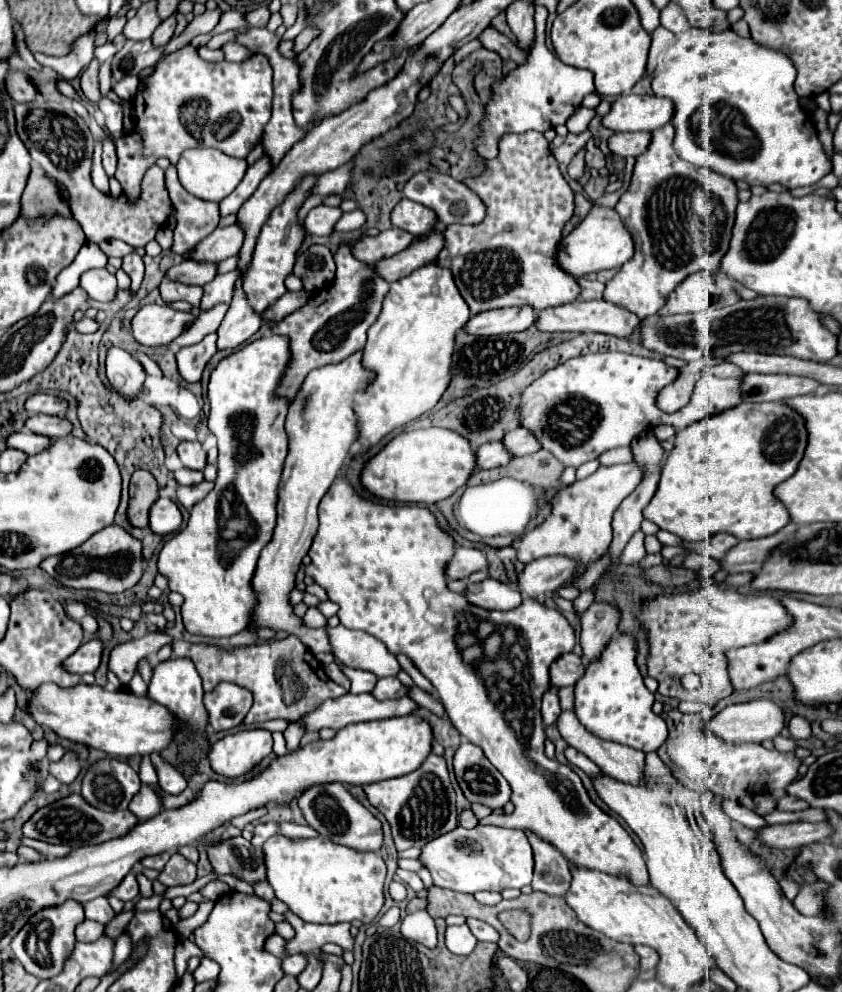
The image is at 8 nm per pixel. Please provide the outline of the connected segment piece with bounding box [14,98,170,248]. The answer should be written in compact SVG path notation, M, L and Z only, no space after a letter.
M36 98L30 104L16 104L16 132L24 146L28 148L34 162L38 162L48 176L60 180L70 192L70 208L76 220L80 222L88 242L102 240L122 240L132 248L144 248L160 226L166 224L170 212L170 198L164 186L164 170L158 166L150 166L142 178L140 196L136 200L128 200L122 192L118 198L112 194L100 192L94 188L90 180L90 156L92 156L92 134L88 130L88 122L62 102L48 102L44 98Z

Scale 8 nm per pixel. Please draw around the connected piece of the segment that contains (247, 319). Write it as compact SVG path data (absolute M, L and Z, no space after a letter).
M242 278L236 282L234 298L230 302L230 310L226 312L220 328L218 328L218 350L232 350L244 344L250 336L254 336L262 324L260 314L252 312L248 308L248 302L244 300L244 292L240 292Z

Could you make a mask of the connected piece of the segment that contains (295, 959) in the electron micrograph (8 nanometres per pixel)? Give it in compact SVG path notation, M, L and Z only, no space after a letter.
M304 954L288 956L288 958L284 958L284 962L282 962L284 972L286 972L286 974L290 974L290 976L298 976L306 966L308 966L308 958L306 958Z

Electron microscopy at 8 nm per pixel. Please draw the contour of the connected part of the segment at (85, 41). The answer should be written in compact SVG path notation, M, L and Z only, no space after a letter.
M96 32L84 34L80 40L76 40L76 48L68 56L46 56L46 54L36 54L36 60L42 60L42 66L50 66L62 76L64 80L72 80L80 76L80 72L90 64L94 58L94 42L96 42Z

